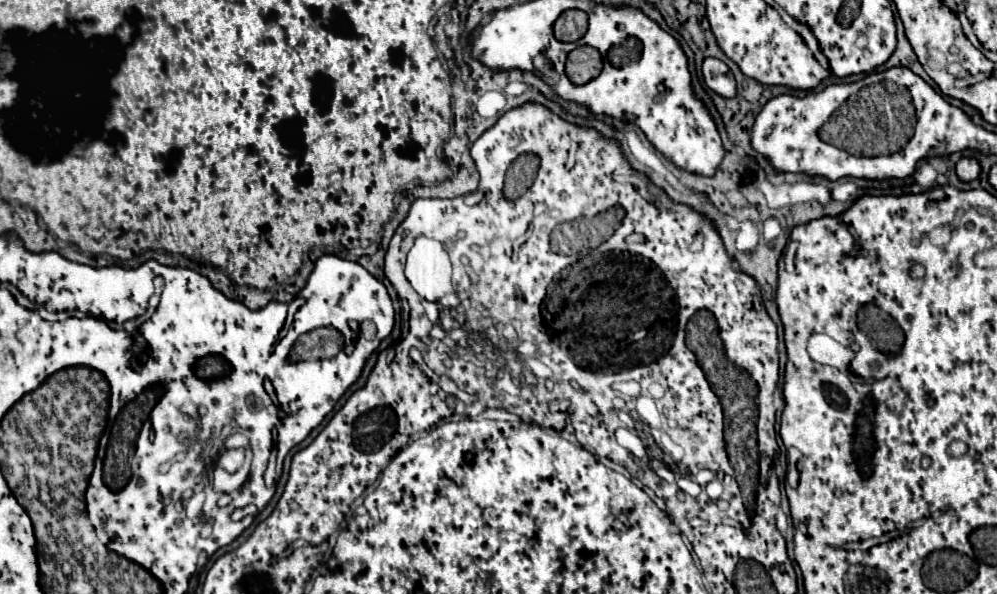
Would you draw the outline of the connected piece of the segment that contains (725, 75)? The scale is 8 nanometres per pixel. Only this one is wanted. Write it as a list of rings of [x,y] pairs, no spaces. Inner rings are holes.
[[[705,57],[701,69],[703,69],[703,81],[713,93],[717,93],[725,99],[733,99],[737,95],[735,77],[723,61],[713,59],[713,57]]]

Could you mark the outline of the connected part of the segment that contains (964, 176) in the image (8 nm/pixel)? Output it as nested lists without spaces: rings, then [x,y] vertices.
[[[963,157],[957,163],[957,177],[959,177],[959,181],[965,181],[965,183],[975,181],[979,177],[979,171],[981,171],[981,167],[979,167],[979,163],[975,159],[965,159]]]

